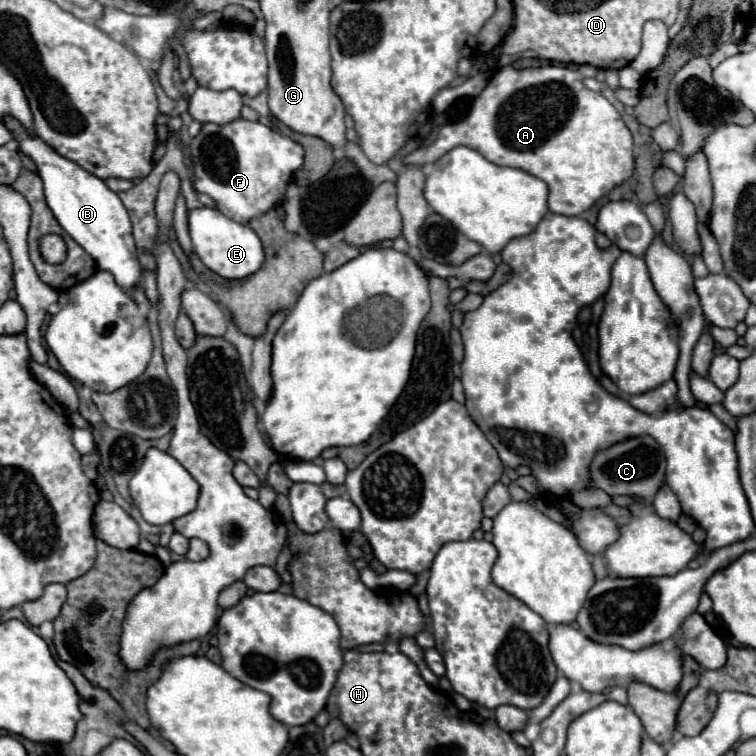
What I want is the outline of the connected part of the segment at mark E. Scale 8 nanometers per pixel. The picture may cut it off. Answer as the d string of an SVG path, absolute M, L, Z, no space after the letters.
M203 206L203 208L191 210L189 212L189 234L191 234L191 240L193 240L193 250L203 260L203 264L223 278L251 276L263 264L263 260L261 260L261 240L253 232L253 228L223 216L217 208Z

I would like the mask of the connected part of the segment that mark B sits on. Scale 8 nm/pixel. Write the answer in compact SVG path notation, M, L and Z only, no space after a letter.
M7 116L5 124L15 134L15 140L19 140L21 152L25 152L37 164L39 176L45 184L47 206L55 214L61 228L95 258L99 270L111 272L121 288L131 290L139 286L141 264L137 260L137 246L131 234L131 220L119 196L113 190L109 190L101 178L89 174L79 164L59 156L39 136L29 136L15 118Z

